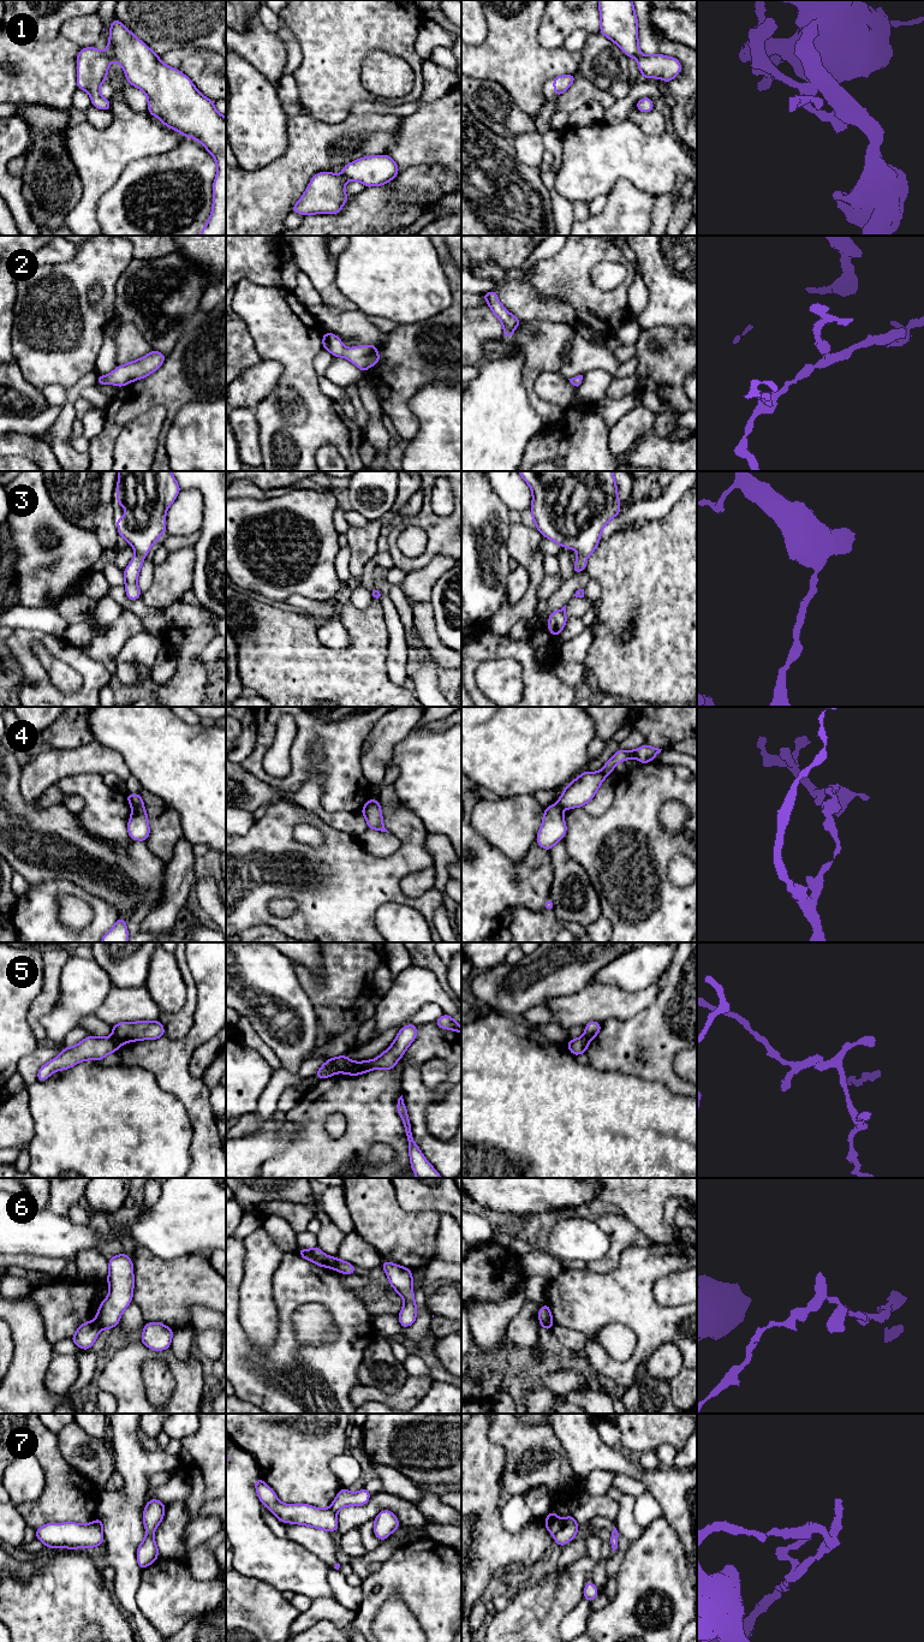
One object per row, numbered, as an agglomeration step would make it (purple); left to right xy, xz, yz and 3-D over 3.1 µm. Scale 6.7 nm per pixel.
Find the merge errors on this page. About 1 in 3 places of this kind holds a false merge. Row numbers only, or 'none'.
1, 4, 5, 6, 7

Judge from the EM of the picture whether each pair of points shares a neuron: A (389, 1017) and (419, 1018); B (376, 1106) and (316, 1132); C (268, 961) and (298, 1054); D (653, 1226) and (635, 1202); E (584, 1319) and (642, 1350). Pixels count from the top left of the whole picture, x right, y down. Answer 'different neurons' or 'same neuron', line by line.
A: different neurons
B: same neuron
C: same neuron
D: same neuron
E: same neuron

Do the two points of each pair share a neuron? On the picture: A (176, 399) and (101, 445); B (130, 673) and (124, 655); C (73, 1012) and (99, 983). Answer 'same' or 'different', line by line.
A: same
B: different
C: same

